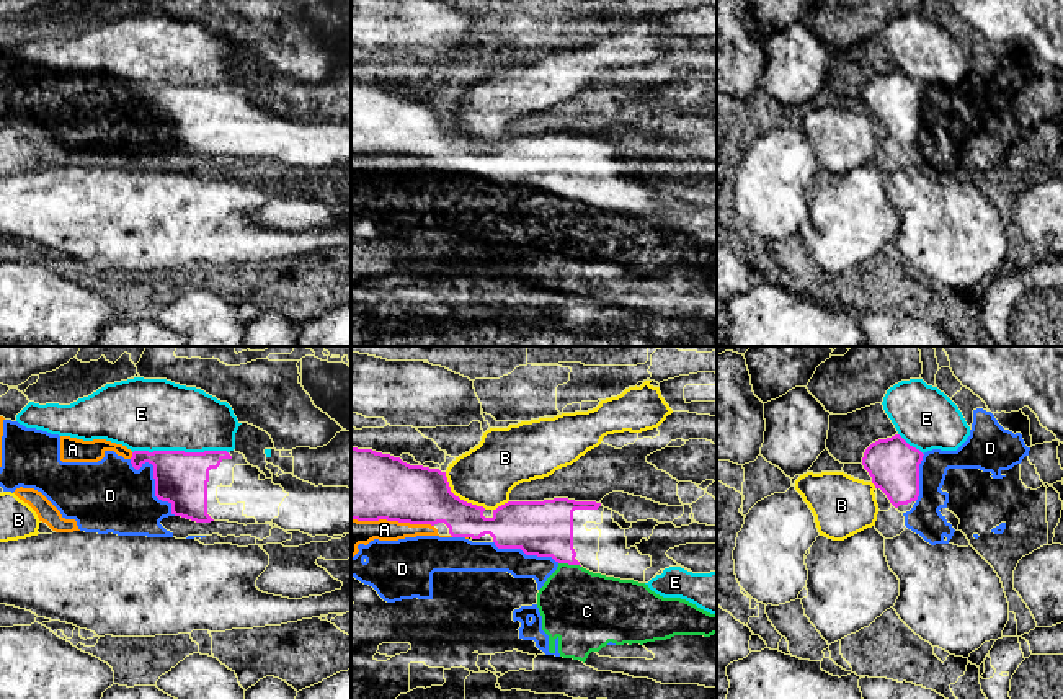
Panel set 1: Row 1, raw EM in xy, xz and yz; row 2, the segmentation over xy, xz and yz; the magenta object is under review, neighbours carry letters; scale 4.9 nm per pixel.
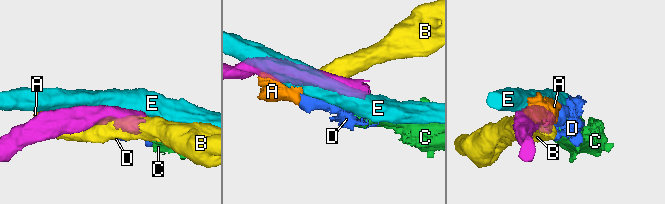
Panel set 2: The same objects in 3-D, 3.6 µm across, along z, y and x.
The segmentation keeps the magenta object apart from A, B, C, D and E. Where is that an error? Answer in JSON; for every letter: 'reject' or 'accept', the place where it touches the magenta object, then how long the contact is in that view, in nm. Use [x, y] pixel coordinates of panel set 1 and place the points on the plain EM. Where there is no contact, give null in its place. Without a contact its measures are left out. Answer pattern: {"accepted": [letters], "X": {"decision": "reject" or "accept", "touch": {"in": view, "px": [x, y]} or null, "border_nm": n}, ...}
{"accepted": [], "A": {"decision": "reject", "touch": {"in": "xz", "px": [392, 154]}, "border_nm": 400}, "B": {"decision": "reject", "touch": {"in": "xz", "px": [458, 131]}, "border_nm": 280}, "C": {"decision": "reject", "touch": {"in": "xz", "px": [570, 198]}, "border_nm": 110}, "D": {"decision": "reject", "touch": {"in": "xy", "px": [155, 115]}, "border_nm": 360}, "E": {"decision": "reject", "touch": {"in": "xy", "px": [180, 85]}, "border_nm": 480}}

